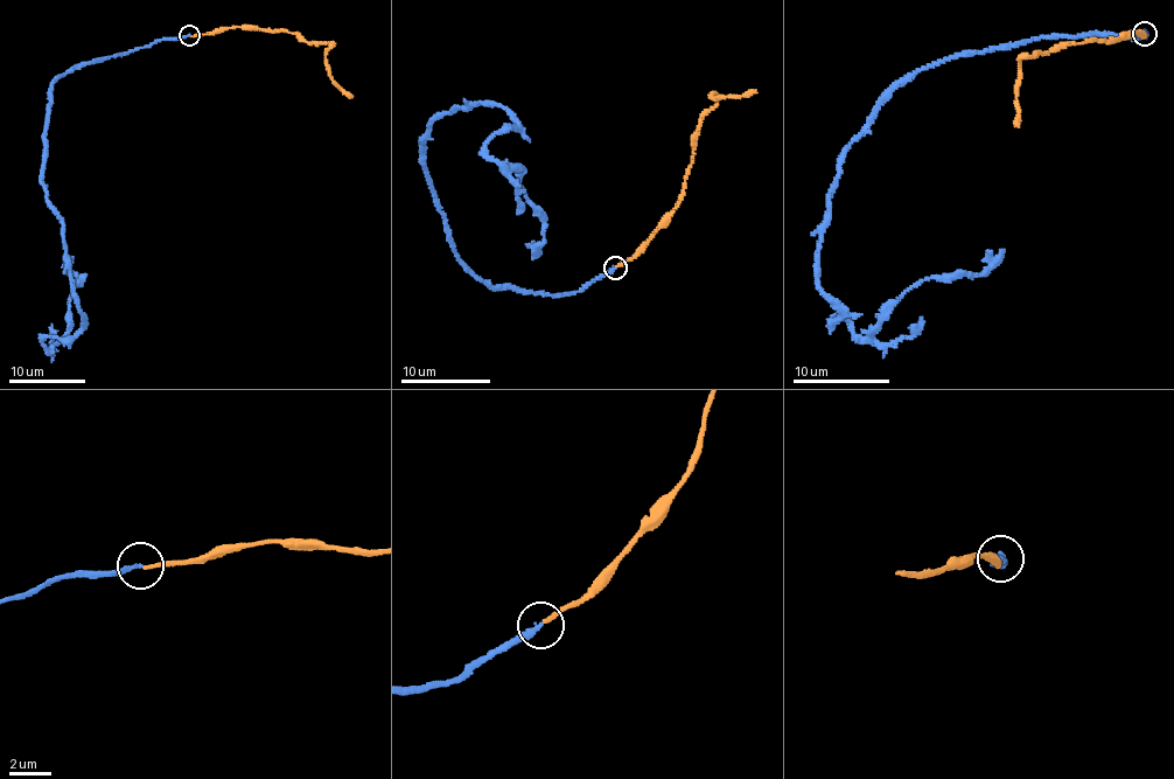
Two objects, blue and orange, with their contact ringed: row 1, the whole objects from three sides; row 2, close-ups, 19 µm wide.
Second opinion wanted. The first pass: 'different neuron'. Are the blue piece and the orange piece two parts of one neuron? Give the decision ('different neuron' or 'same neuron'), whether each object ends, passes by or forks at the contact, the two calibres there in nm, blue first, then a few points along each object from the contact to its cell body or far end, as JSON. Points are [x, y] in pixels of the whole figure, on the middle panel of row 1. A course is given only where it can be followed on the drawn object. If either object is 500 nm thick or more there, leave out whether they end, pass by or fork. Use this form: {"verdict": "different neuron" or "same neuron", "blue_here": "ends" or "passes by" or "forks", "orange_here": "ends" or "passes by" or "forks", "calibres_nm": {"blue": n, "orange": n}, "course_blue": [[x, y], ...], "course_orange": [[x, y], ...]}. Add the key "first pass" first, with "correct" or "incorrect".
{"first pass": "correct", "verdict": "different neuron", "blue_here": "ends", "orange_here": "ends", "calibres_nm": {"blue": 200, "orange": 190}, "course_blue": [[616, 269], [488, 287], [425, 165], [433, 122], [508, 112], [487, 145], [544, 223], [532, 259]], "course_orange": [[616, 266], [636, 257], [675, 206], [691, 162], [693, 136], [699, 122], [718, 102], [711, 96], [756, 92]]}

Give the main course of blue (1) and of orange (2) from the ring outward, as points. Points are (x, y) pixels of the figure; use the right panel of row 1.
1: (1145, 34), (914, 74), (845, 153), (818, 289), (868, 336), (1005, 249)
2: (1143, 34), (1145, 36), (1132, 32), (1117, 39), (1055, 46), (1032, 57), (1024, 57), (1018, 68), (1019, 126)

